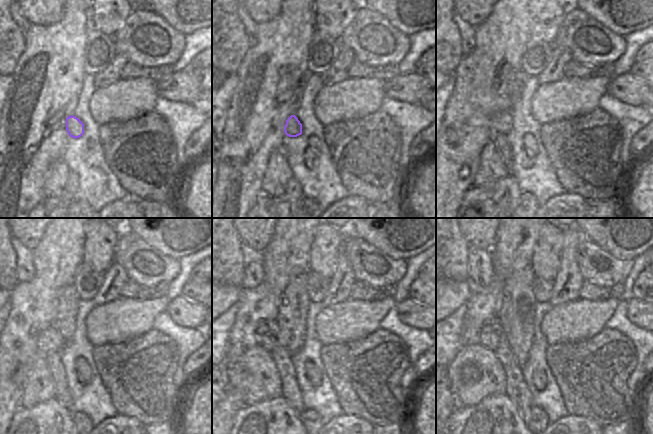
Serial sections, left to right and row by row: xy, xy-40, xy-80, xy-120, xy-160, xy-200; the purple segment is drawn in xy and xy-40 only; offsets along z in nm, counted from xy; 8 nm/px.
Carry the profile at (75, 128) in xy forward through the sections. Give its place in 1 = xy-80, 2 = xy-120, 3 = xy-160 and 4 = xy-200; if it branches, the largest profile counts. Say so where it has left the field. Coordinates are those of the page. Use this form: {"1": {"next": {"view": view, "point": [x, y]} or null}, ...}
{"1": {"next": {"view": "xy-80", "point": [501, 122]}}, "2": {"next": {"view": "xy-120", "point": [49, 340]}}, "3": {"next": {"view": "xy-160", "point": [268, 336]}}, "4": {"next": {"view": "xy-200", "point": [492, 336]}}}

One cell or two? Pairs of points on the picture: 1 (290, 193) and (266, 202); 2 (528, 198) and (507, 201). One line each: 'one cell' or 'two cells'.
1: one cell
2: two cells

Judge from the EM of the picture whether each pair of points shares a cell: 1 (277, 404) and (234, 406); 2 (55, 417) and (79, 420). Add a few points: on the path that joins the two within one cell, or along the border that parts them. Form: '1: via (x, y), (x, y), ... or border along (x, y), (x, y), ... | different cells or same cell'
1: border along (245, 406), (234, 416), (233, 423) | different cells
2: border along (71, 413), (74, 423) | different cells

